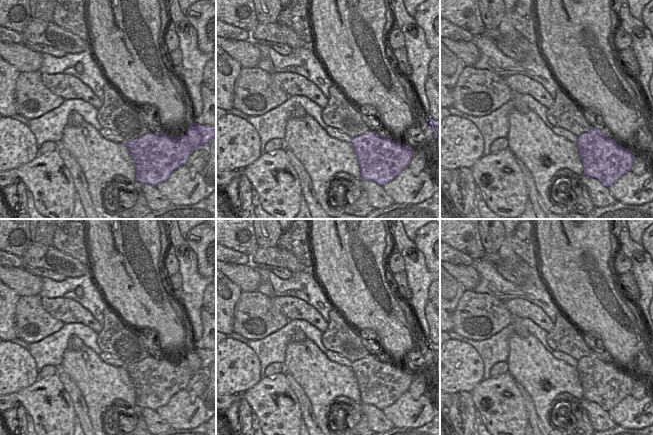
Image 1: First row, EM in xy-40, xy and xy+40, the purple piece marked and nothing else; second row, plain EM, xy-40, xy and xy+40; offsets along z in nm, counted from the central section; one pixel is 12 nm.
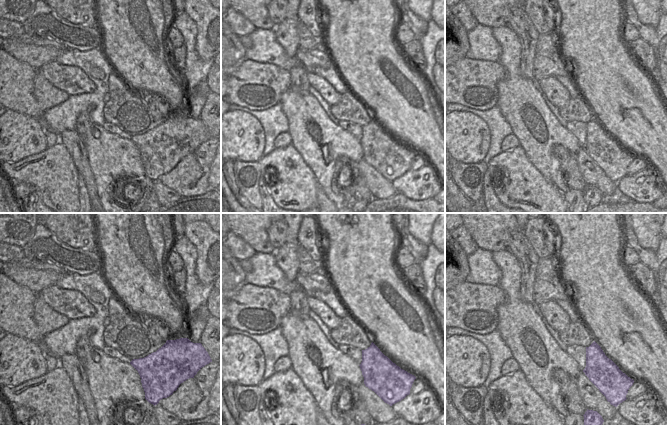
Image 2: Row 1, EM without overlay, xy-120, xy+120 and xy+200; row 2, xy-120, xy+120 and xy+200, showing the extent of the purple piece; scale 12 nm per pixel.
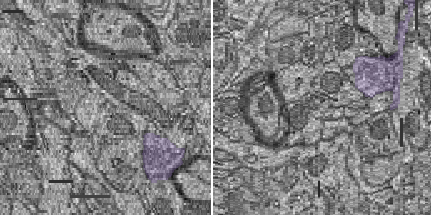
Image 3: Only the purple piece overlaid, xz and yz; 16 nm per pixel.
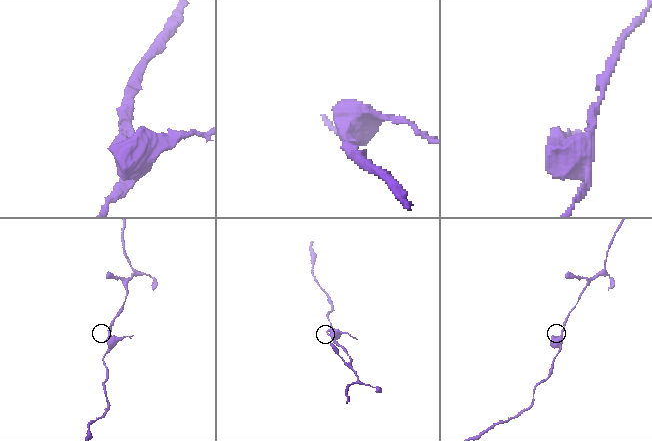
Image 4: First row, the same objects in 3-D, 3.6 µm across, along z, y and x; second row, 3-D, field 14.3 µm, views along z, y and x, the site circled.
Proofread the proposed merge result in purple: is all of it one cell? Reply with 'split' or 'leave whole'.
split

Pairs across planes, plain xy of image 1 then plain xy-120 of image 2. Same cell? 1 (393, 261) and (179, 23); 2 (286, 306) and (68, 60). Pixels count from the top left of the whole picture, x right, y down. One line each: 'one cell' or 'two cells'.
1: two cells
2: two cells

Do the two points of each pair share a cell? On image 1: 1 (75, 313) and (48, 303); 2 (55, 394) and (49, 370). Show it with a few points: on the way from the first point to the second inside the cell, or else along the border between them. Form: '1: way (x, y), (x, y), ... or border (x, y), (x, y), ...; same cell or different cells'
1: way (68, 311), (55, 307); same cell
2: border (56, 373), (39, 378); different cells

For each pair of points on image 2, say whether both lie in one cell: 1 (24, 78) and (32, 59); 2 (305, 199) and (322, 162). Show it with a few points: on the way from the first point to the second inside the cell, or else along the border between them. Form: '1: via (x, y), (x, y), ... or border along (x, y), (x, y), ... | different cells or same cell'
1: border along (10, 54), (28, 63), (36, 70) | different cells
2: border along (301, 156), (315, 176), (318, 185) | different cells

